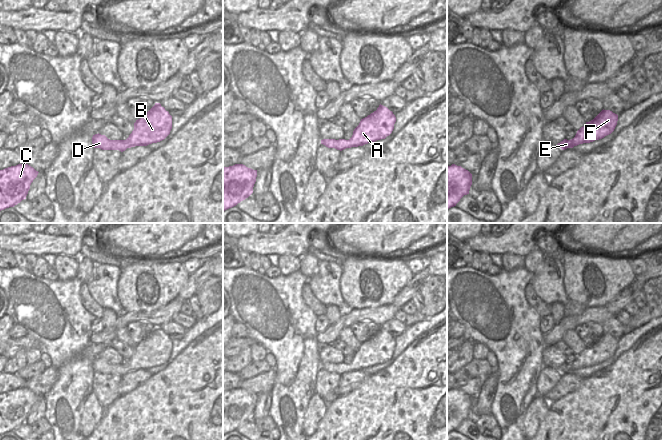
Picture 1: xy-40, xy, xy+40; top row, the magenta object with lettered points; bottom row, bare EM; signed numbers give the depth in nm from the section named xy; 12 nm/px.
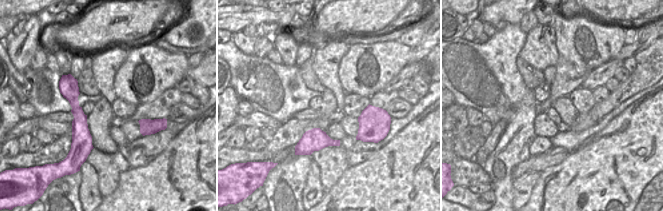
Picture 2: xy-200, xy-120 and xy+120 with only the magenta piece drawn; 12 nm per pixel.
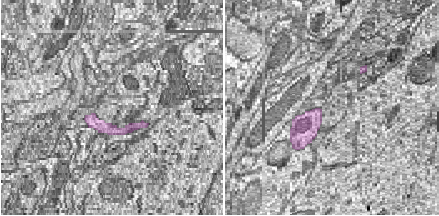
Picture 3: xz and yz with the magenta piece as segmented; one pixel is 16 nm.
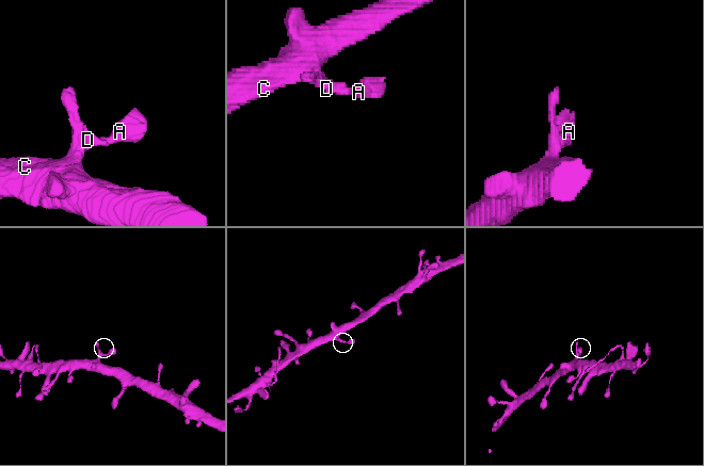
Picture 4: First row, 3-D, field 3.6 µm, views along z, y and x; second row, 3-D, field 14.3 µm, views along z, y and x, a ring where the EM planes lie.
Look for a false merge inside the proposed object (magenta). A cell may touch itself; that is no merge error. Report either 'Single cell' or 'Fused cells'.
Single cell.

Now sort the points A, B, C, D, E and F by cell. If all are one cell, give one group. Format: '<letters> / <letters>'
A B C D E F

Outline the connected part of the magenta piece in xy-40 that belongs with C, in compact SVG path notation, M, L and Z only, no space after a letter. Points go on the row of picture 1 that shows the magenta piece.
M26 163L0 170L0 211L26 199L38 171Z

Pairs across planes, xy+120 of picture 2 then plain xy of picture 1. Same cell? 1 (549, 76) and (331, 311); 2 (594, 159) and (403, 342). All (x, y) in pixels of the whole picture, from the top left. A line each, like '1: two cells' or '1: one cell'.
1: one cell
2: two cells

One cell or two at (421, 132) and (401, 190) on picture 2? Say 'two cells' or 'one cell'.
one cell

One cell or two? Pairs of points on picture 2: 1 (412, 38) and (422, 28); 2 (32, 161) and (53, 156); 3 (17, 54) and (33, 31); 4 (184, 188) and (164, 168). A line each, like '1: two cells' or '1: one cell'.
1: one cell
2: one cell
3: one cell
4: one cell

